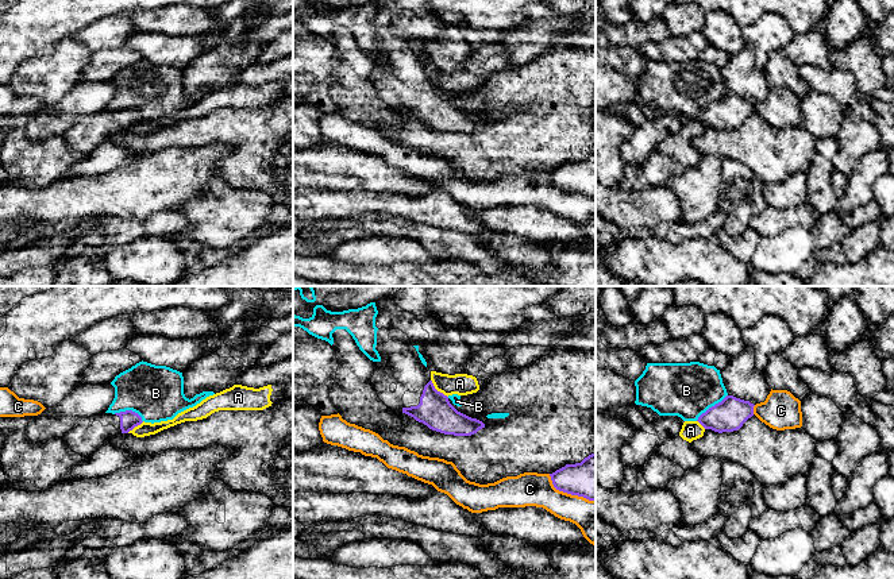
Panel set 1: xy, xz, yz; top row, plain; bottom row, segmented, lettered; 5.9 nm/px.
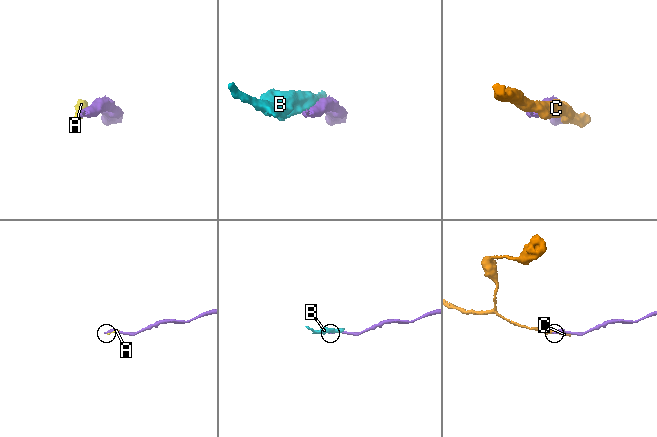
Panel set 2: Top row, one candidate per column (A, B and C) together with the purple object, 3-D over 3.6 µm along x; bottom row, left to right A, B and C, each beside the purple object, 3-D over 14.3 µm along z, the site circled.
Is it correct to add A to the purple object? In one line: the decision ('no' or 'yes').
no

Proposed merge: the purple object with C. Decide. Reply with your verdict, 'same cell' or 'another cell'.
another cell

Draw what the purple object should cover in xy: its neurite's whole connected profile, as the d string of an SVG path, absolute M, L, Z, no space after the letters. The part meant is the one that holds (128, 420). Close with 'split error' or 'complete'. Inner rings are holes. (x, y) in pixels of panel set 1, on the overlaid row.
M132 410L115 414L101 413L78 421L69 432L65 433L62 441L73 452L89 458L112 436L128 433L142 422L142 417Z; split error

